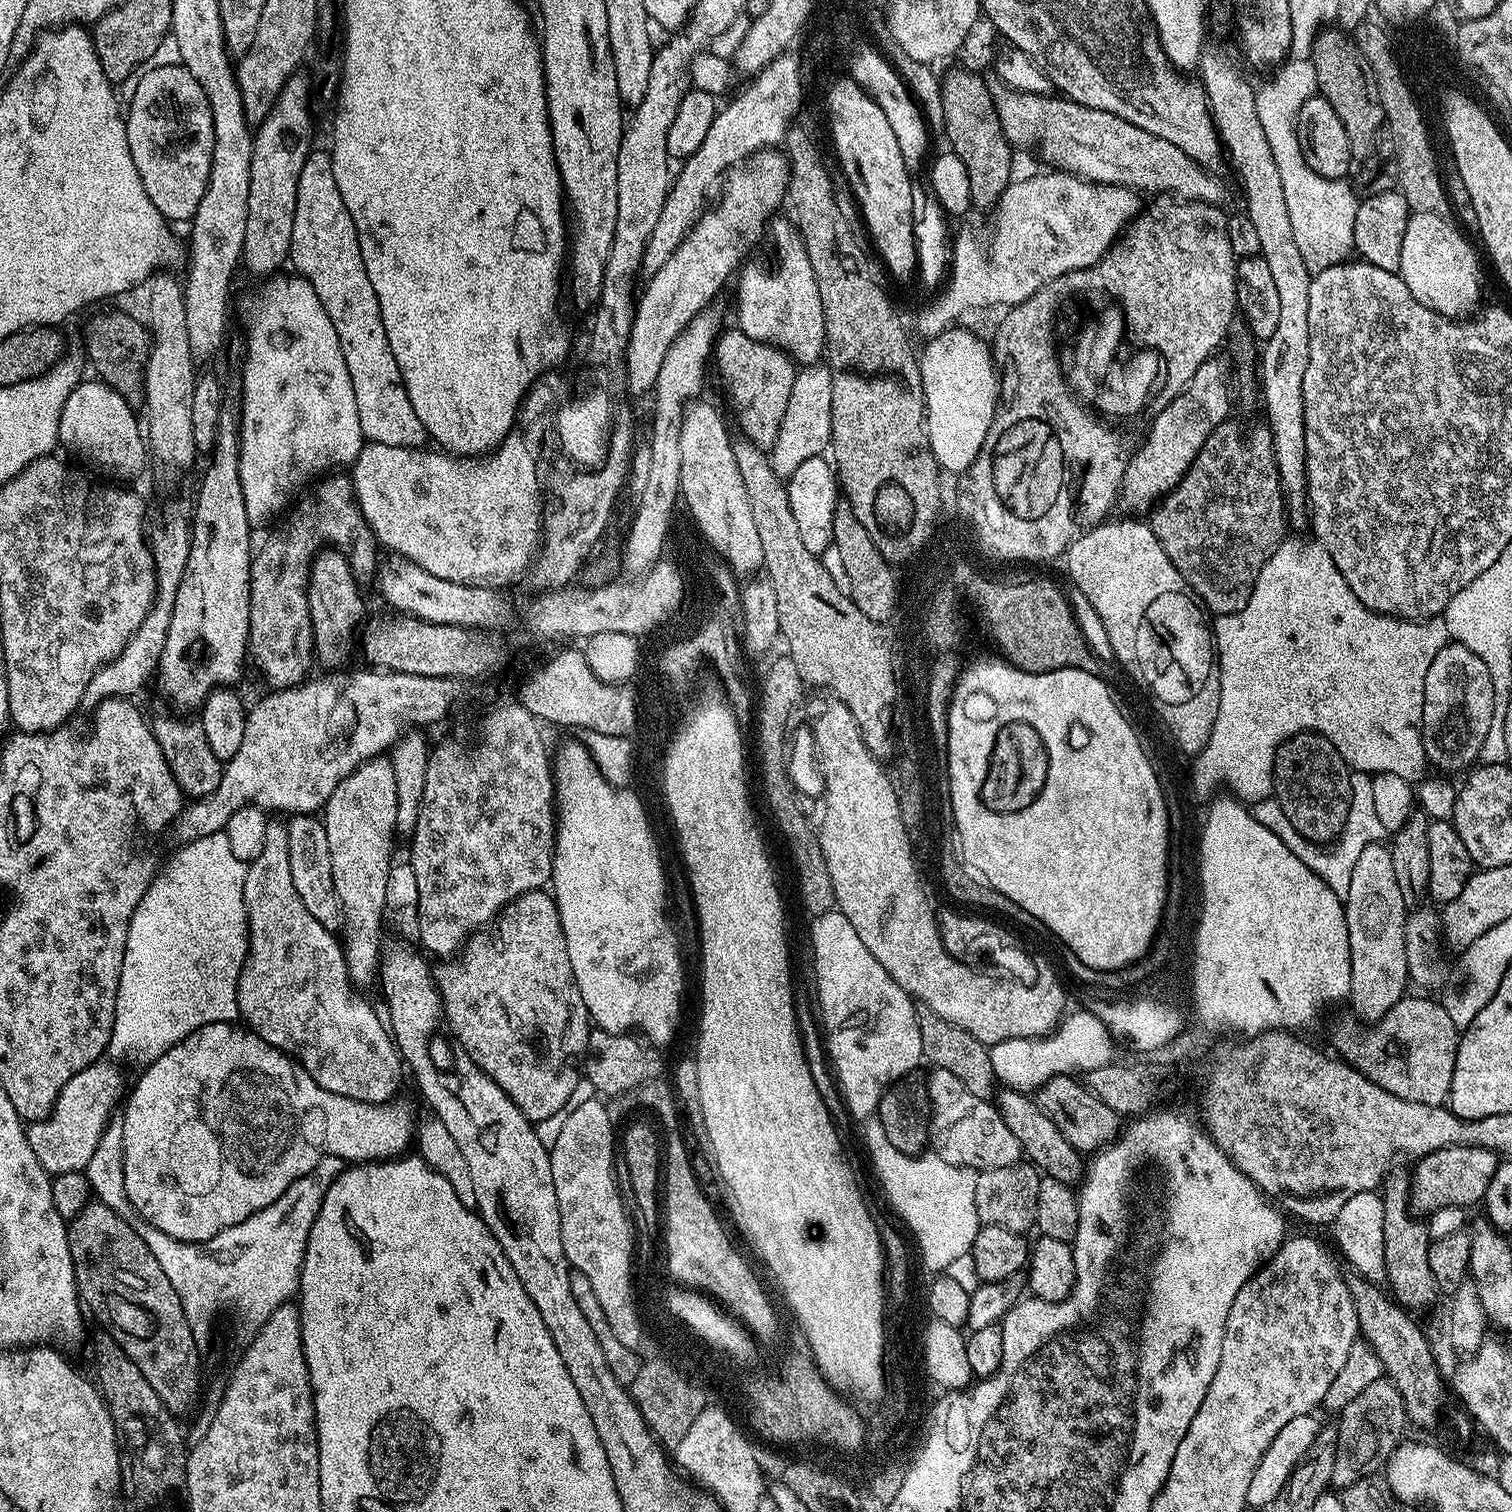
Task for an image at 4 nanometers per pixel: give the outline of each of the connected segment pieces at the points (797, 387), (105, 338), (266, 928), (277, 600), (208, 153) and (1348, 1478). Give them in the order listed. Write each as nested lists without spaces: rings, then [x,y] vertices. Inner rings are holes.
[[[827,366],[801,367],[794,378],[790,406],[786,406],[786,418],[782,418],[778,438],[770,450],[772,468],[782,478],[792,476],[794,470],[806,462],[806,458],[821,455],[829,447],[831,438],[832,369]]]
[[[108,310],[94,315],[86,326],[86,350],[94,370],[103,383],[126,400],[139,395],[144,366],[152,348],[152,333],[147,325],[122,310]]]
[[[269,819],[266,826],[266,846],[262,846],[262,854],[258,854],[258,858],[247,865],[244,873],[244,901],[248,911],[248,962],[236,984],[239,1015],[243,1023],[251,1031],[257,1032],[267,1044],[285,1056],[291,1056],[318,1086],[322,1086],[322,1090],[330,1090],[351,1100],[360,1100],[363,1104],[391,1101],[400,1084],[402,1057],[396,1050],[396,1042],[381,1013],[379,1016],[360,997],[363,995],[348,977],[341,941],[335,935],[328,940],[290,940],[290,918],[296,918],[292,912],[286,912],[288,922],[282,922],[280,938],[274,930],[274,906],[278,904],[278,898],[298,896],[298,890],[294,890],[294,874],[290,874],[288,830],[275,819]]]
[[[347,475],[332,476],[329,480],[321,479],[315,485],[316,493],[309,500],[300,504],[300,509],[292,516],[292,521],[285,526],[284,532],[268,540],[260,548],[260,553],[250,560],[250,582],[248,583],[248,648],[250,660],[260,667],[262,675],[268,679],[268,688],[272,690],[293,688],[309,679],[314,649],[311,614],[309,612],[309,594],[306,585],[309,583],[309,569],[313,557],[325,546],[335,549],[347,557],[348,564],[357,577],[368,576],[376,568],[376,548],[378,541],[372,528],[360,513],[356,504],[356,493],[352,491],[352,481]]]
[[[175,63],[164,64],[161,68],[149,67],[141,75],[138,90],[126,112],[126,123],[130,154],[134,158],[134,166],[138,166],[138,174],[142,178],[142,186],[146,186],[150,202],[154,202],[165,220],[188,222],[198,210],[198,202],[202,202],[202,194],[208,188],[214,158],[214,118],[210,114],[210,102],[194,74],[190,74],[183,63]]]
[[[1387,1378],[1370,1382],[1370,1386],[1366,1386],[1366,1390],[1362,1390],[1362,1394],[1358,1394],[1358,1398],[1354,1398],[1354,1402],[1350,1402],[1350,1406],[1346,1406],[1340,1411],[1338,1420],[1340,1420],[1340,1424],[1338,1423],[1336,1431],[1338,1442],[1334,1454],[1334,1474],[1331,1483],[1331,1487],[1336,1490],[1349,1488],[1360,1476],[1379,1473],[1392,1459],[1392,1453],[1396,1451],[1396,1447],[1405,1439],[1404,1424],[1409,1423],[1402,1402],[1402,1394],[1398,1394],[1398,1386],[1394,1386],[1392,1381]]]

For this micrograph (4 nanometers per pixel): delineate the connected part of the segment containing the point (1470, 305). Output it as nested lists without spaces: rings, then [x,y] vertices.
[[[1425,212],[1409,215],[1406,238],[1402,238],[1402,262],[1398,275],[1422,306],[1449,318],[1468,318],[1476,307],[1481,307],[1480,268],[1476,265],[1475,250],[1450,221]]]

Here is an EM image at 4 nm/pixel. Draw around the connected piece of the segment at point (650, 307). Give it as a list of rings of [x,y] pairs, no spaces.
[[[780,150],[753,152],[747,160],[729,168],[722,180],[724,193],[721,194],[716,208],[709,207],[693,224],[692,229],[685,234],[678,250],[670,254],[666,266],[662,266],[662,270],[651,273],[647,277],[648,285],[645,286],[644,293],[642,288],[635,301],[636,315],[632,317],[632,329],[628,331],[626,384],[640,384],[643,390],[644,384],[649,384],[651,389],[655,389],[658,370],[662,370],[662,362],[666,362],[666,350],[670,350],[678,334],[697,313],[703,311],[709,305],[707,303],[719,294],[720,287],[728,280],[728,275],[732,271],[733,275],[741,267],[745,259],[743,256],[751,250],[752,244],[759,240],[763,232],[765,235],[766,225],[774,216],[772,211],[780,203],[783,205],[788,195],[788,158],[783,151],[776,151]]]

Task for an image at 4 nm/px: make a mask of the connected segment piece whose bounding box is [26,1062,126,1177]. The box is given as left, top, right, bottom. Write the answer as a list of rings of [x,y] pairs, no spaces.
[[[104,1063],[91,1064],[86,1066],[86,1070],[74,1074],[74,1078],[70,1078],[70,1082],[66,1082],[66,1086],[60,1091],[51,1114],[45,1120],[38,1120],[27,1125],[26,1131],[30,1142],[30,1150],[34,1150],[40,1165],[53,1177],[70,1174],[71,1172],[83,1173],[85,1171],[90,1158],[94,1157],[95,1147],[98,1146],[104,1129],[109,1121],[113,1119],[114,1114],[112,1114],[112,1111],[115,1110],[116,1103],[118,1103],[118,1108],[122,1097],[125,1095],[126,1084],[124,1088],[123,1074],[114,1065]]]

